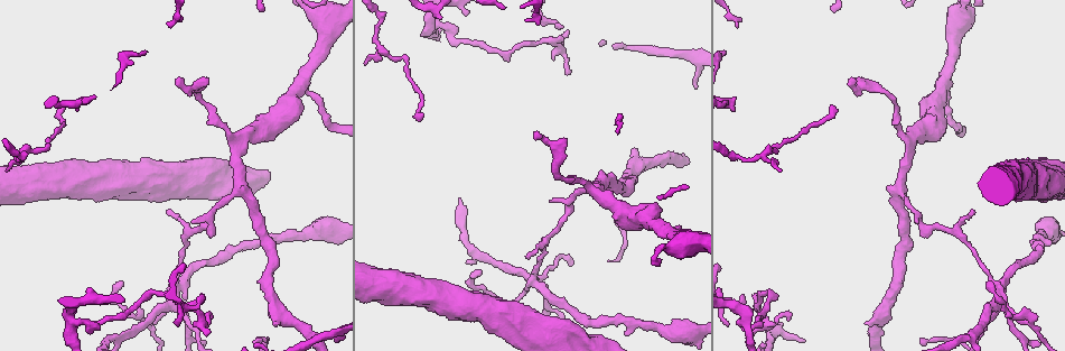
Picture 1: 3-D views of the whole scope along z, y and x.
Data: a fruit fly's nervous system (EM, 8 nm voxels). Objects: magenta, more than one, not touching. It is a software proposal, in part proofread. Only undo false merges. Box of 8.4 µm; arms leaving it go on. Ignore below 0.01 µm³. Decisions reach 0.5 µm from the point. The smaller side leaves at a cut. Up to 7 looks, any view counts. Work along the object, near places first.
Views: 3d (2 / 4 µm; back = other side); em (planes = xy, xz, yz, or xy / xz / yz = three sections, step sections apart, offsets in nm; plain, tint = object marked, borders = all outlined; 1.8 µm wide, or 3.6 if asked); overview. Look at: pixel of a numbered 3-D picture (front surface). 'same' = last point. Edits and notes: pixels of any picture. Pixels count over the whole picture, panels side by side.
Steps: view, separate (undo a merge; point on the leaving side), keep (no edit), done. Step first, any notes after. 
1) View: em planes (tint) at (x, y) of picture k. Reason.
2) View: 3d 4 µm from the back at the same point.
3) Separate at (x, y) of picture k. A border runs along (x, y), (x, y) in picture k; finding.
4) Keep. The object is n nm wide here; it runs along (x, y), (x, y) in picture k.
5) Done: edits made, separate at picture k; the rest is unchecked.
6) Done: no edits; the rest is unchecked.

View: 3d 4 µm at (535, 280) of picture 1. Abrupt turn.

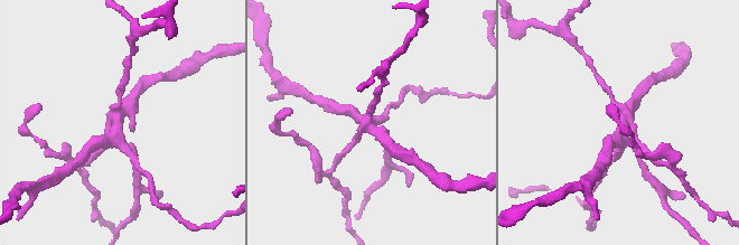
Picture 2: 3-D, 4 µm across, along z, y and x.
View: em xz step 16 (tint) at (623, 114) of picture 2. Need the tissue.

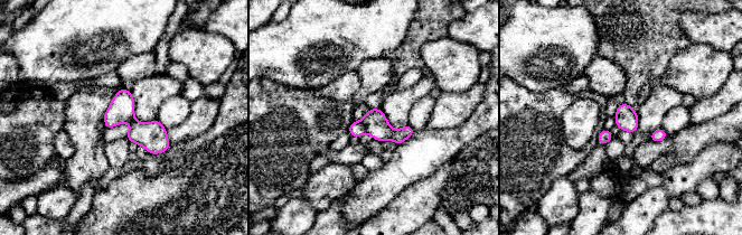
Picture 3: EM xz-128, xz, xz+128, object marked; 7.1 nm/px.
View: em planes (tint) at the same point. Cut it another way.

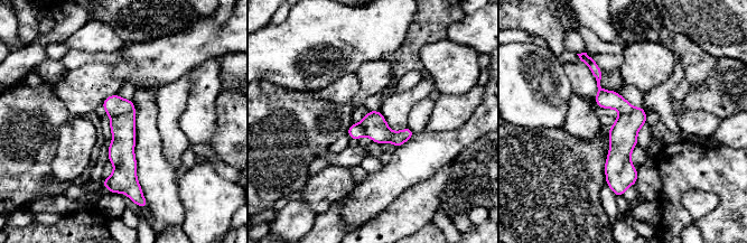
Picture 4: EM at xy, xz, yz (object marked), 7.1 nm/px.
Separate at (122, 127) of picture 4. A border runs along (134, 108), (115, 114), (112, 118) in picture 4; two cells meet here.

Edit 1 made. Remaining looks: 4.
View: overview. Redraw.

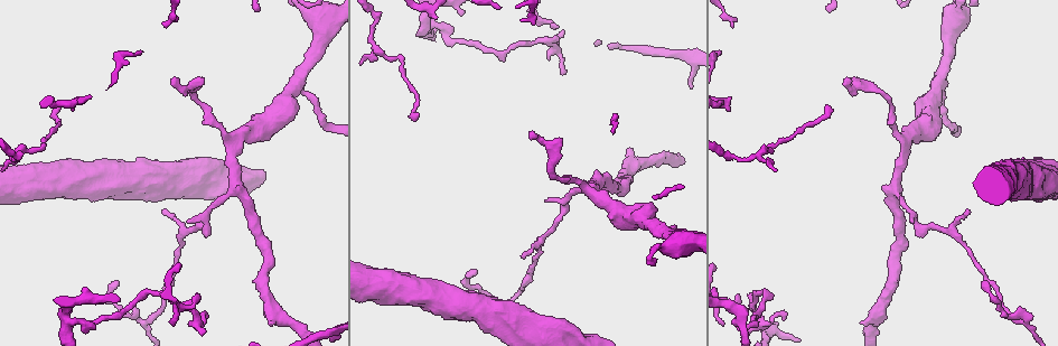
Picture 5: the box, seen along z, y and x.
View: 3d 4 µm at (770, 333) of picture 5. Sharp bend.

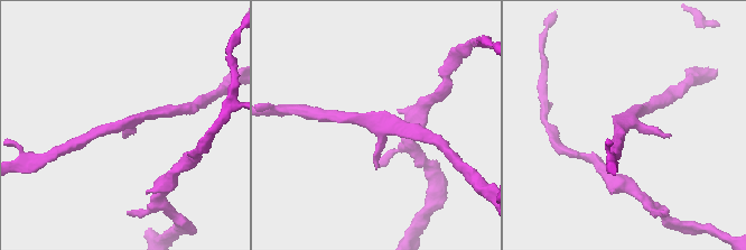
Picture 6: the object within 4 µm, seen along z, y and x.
View: em planes (borders) at (119, 126) of picture 6.

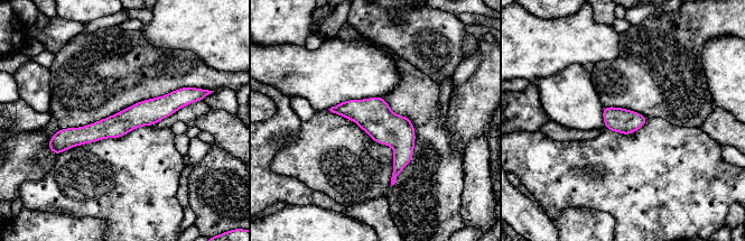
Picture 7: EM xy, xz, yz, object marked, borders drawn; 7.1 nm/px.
Keep. It runs along (188, 100), (114, 127), (59, 137) in picture 7; all the same cell.

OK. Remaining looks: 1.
Done: edits made, separate at picture 4; the rest is unchecked.

